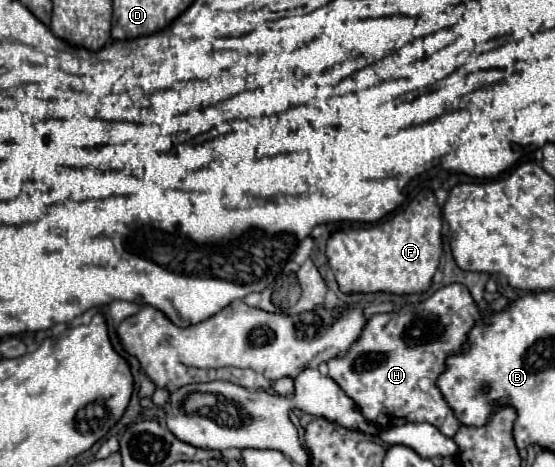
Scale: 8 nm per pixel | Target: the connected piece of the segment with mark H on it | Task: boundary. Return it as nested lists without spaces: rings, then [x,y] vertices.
[[[449,284],[439,288],[433,296],[427,300],[421,300],[417,304],[407,304],[397,312],[389,314],[375,314],[369,318],[367,326],[363,328],[363,334],[351,346],[347,356],[343,358],[333,358],[329,364],[329,378],[337,382],[337,386],[355,402],[359,412],[365,416],[375,426],[389,428],[395,424],[407,424],[407,422],[429,422],[437,426],[444,435],[452,438],[460,428],[460,423],[453,413],[453,410],[447,406],[441,390],[435,390],[439,374],[445,370],[447,358],[455,356],[461,352],[463,344],[467,342],[467,336],[471,328],[475,326],[477,320],[481,320],[481,312],[471,298],[469,290],[463,284]]]

